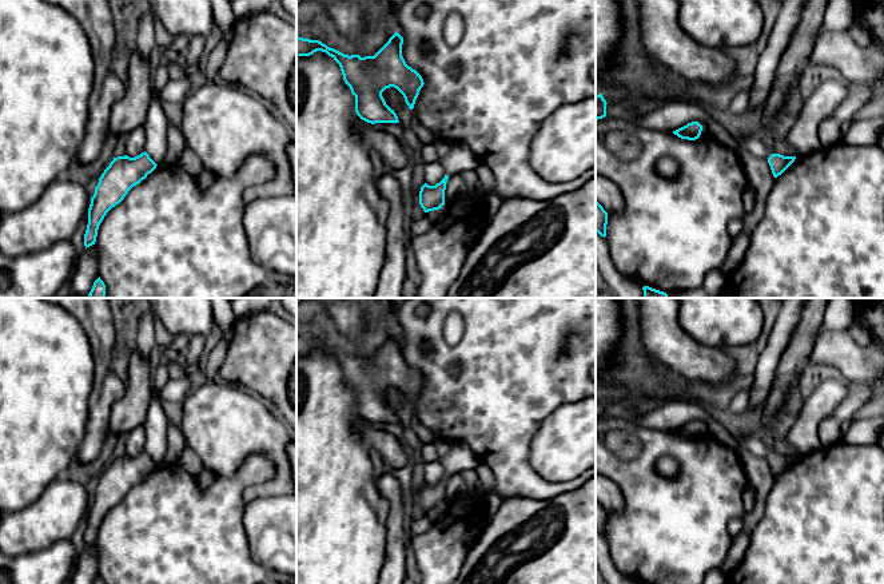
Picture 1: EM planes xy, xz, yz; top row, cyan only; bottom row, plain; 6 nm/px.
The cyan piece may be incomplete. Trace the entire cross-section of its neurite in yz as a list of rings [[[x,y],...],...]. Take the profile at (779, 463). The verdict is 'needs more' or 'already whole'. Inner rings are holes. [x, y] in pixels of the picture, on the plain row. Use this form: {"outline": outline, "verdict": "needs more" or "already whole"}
{"outline": [[[772,453],[768,457],[768,462],[770,465],[772,473],[775,477],[781,474],[793,461],[796,456],[784,456],[780,453]]], "verdict": "already whole"}

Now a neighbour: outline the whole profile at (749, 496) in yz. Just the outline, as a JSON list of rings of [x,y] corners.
[[[748,485],[742,494],[742,504],[745,508],[745,513],[748,513],[753,509],[754,501],[756,501],[754,488],[752,485]]]

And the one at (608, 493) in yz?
[[[596,473],[596,500],[606,512],[621,513],[624,510],[624,496],[612,480]]]

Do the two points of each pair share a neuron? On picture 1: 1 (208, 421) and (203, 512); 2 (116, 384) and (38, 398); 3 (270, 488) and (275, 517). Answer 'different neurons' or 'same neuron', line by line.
1: different neurons
2: different neurons
3: different neurons

